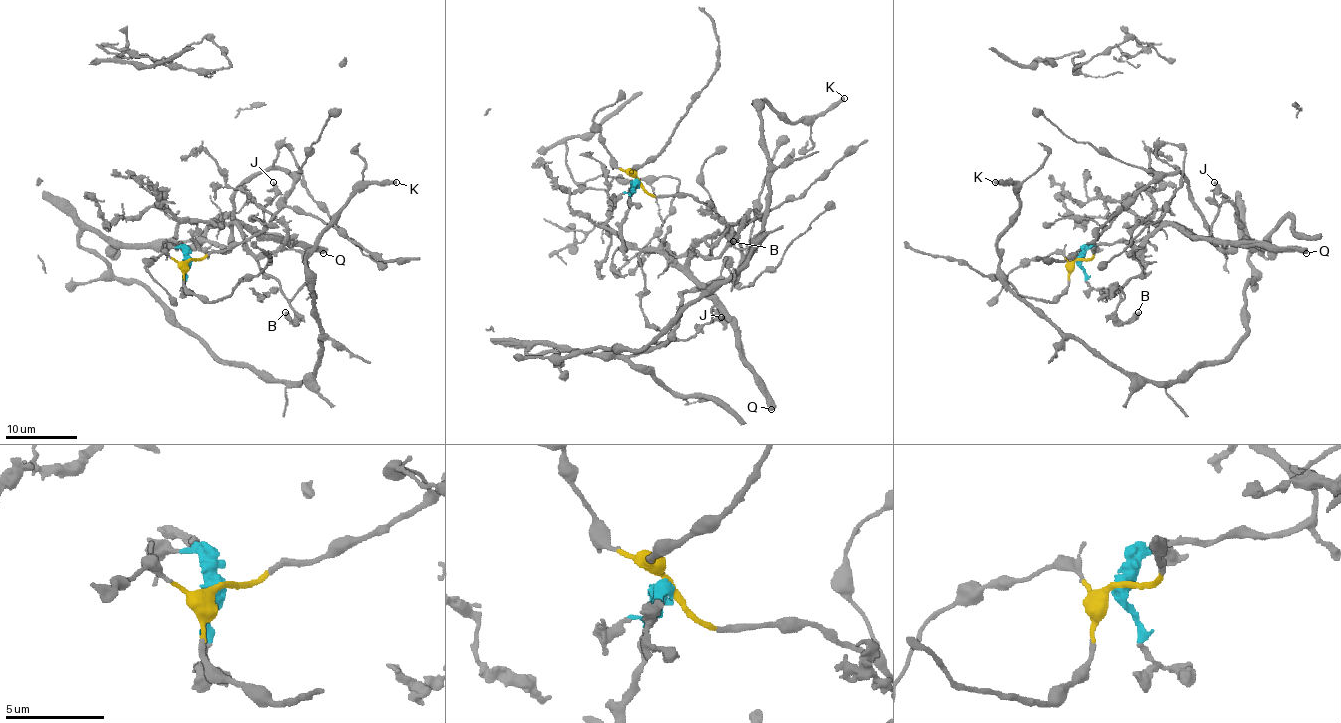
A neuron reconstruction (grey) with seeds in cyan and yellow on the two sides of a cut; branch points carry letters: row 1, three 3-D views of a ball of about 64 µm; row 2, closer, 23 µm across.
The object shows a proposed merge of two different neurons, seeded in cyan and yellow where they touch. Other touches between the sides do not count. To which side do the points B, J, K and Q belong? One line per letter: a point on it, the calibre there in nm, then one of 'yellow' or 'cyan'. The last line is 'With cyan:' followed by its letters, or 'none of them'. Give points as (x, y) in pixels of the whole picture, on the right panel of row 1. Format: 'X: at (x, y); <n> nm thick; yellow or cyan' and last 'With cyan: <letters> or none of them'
B: at (1138, 312); 360 nm thick; cyan
J: at (1214, 182); 280 nm thick; cyan
K: at (995, 182); 380 nm thick; yellow
Q: at (1306, 253); 650 nm thick; cyan
With cyan: B, J, Q

